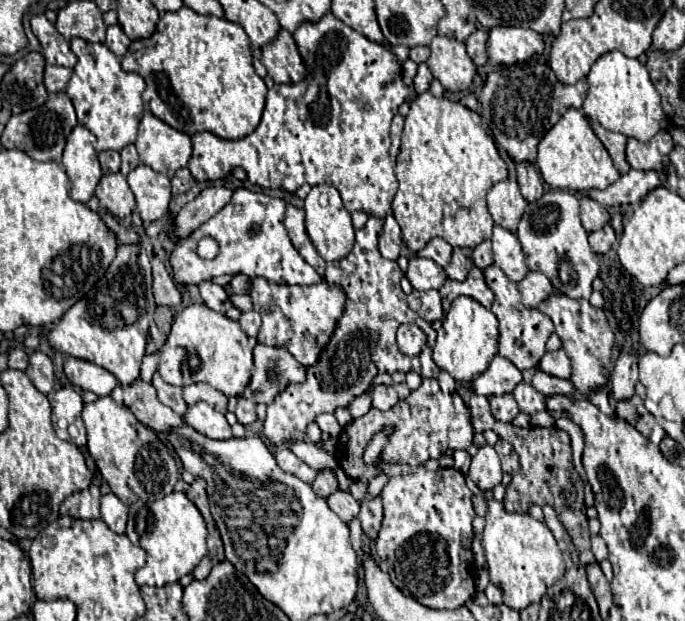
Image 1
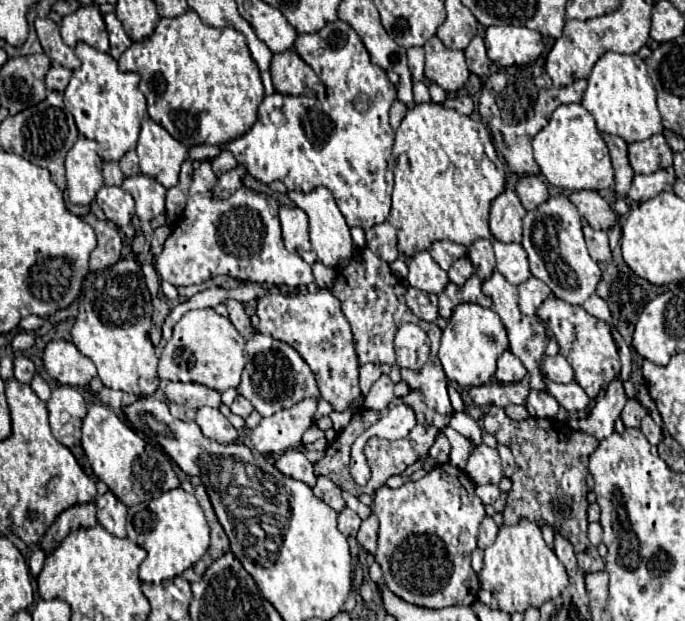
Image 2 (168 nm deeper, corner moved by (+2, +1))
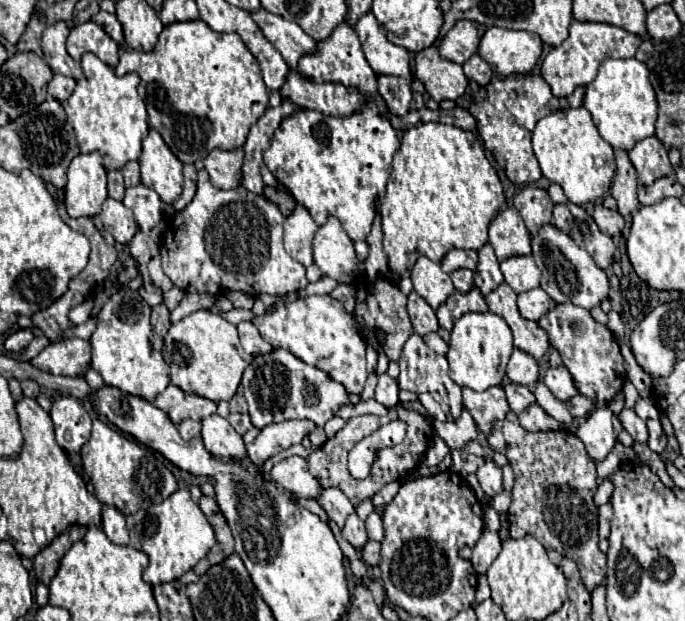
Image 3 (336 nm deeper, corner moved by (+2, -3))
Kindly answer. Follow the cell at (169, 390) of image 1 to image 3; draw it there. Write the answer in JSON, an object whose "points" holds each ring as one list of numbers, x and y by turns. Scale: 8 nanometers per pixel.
{"points":[[184,420,178,424,178,432,184,440,190,440,190,438,200,438,200,422,194,422,194,420]]}

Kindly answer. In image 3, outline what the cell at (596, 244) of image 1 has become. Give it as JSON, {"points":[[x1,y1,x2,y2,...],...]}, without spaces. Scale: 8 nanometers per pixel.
{"points":[[574,202,556,204,552,216,552,224,562,228,562,232,566,232,580,248,586,248,598,268,606,270,612,264,616,250,612,238,598,230,596,222,582,206,576,206]]}

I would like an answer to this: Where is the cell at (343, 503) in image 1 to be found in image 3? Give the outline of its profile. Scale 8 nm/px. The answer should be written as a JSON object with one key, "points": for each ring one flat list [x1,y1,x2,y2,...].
{"points":[[352,514,348,516,346,520,346,526,342,528,342,536,356,548,356,550,362,550,364,544,368,542,368,536,366,536,366,528,364,528,364,522]]}

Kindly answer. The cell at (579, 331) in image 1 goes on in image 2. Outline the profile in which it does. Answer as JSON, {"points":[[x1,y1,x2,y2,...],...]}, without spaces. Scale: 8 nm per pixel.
{"points":[[550,296,542,302,542,306,538,308,538,316,546,318,546,324,560,346,560,354,566,356,566,360,574,368,574,380,584,388,590,400,594,400,596,394,604,390,610,384,610,380,614,380,620,374,620,358,610,334,610,324,594,318,582,306,566,304,556,296]]}

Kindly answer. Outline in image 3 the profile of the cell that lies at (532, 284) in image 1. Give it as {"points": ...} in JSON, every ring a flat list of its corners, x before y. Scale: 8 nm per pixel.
{"points":[[534,288,524,294,518,294,520,314,528,320,534,320,534,322,538,322,552,308,552,304,554,304,552,298,542,288]]}

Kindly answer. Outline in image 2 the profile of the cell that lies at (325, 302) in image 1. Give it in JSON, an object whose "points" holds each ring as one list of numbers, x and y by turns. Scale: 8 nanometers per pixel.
{"points":[[320,288,302,296,266,294,258,298,256,316,260,320,258,332,290,344,314,372,320,398,326,400,334,412,346,412,360,396,360,388,358,358,352,344,350,324,340,310,340,300,328,288]]}

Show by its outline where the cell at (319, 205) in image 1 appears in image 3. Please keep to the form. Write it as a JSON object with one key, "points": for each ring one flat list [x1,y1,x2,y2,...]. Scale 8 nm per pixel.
{"points":[[328,218,314,236,314,262,330,278,350,284,358,276,358,258,338,218]]}

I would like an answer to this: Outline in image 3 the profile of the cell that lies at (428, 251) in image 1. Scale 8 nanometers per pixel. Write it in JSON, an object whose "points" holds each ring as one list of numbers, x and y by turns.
{"points":[[450,250,444,260,440,262,442,270,446,274,452,274,458,268,468,268,468,270,476,270,478,266,478,252,476,250]]}

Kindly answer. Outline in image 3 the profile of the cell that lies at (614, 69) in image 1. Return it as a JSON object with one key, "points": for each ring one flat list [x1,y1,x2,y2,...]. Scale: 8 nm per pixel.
{"points":[[606,58,600,64,596,78,586,86,584,108,592,114,600,136,612,148,630,150,636,142,654,134,654,124,658,118,658,102,648,80,648,68,636,58]]}

